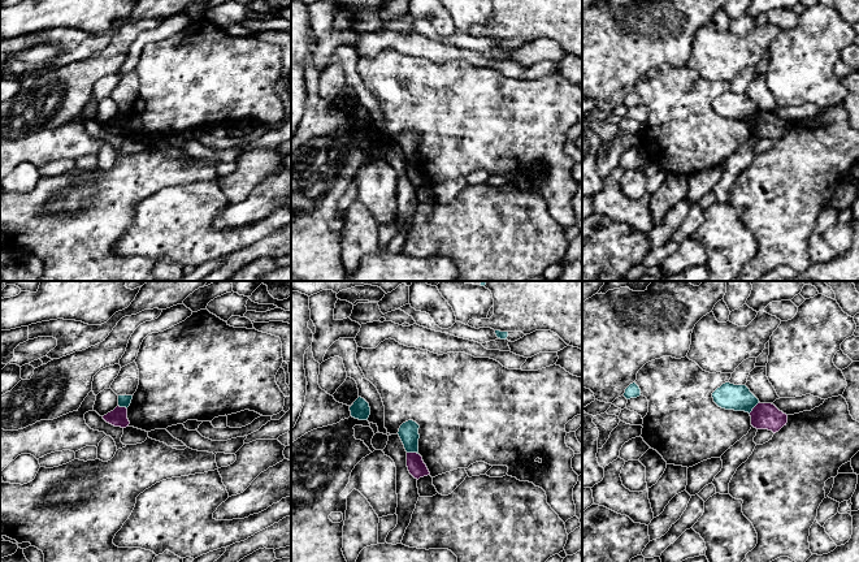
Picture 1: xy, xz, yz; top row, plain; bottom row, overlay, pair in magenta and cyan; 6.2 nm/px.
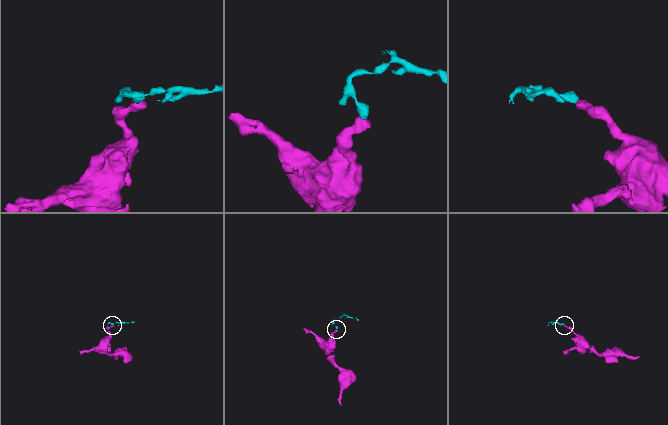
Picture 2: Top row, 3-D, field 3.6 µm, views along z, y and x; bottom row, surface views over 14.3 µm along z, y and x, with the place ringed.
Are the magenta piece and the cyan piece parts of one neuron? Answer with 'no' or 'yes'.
no

